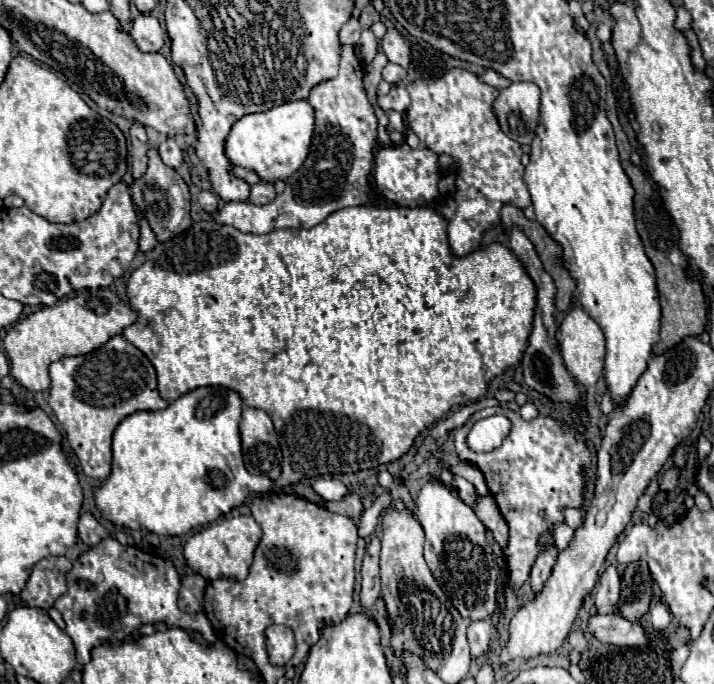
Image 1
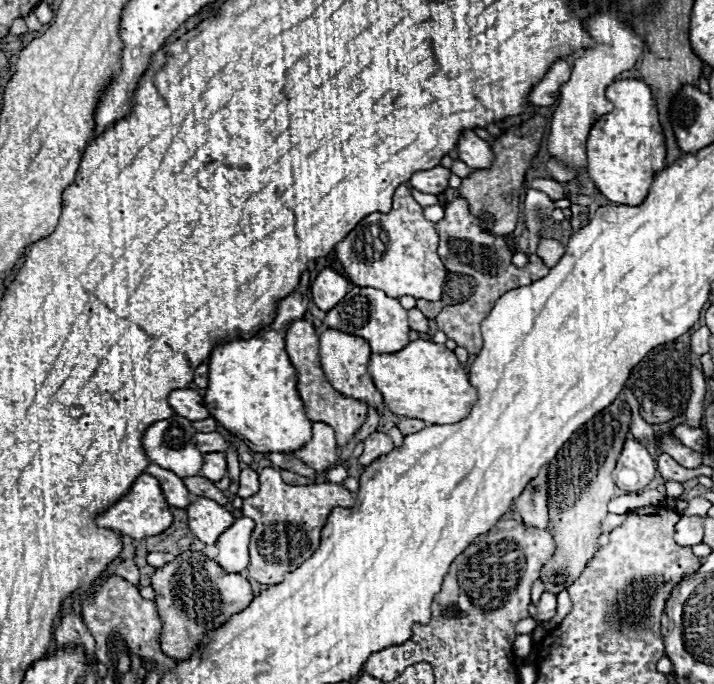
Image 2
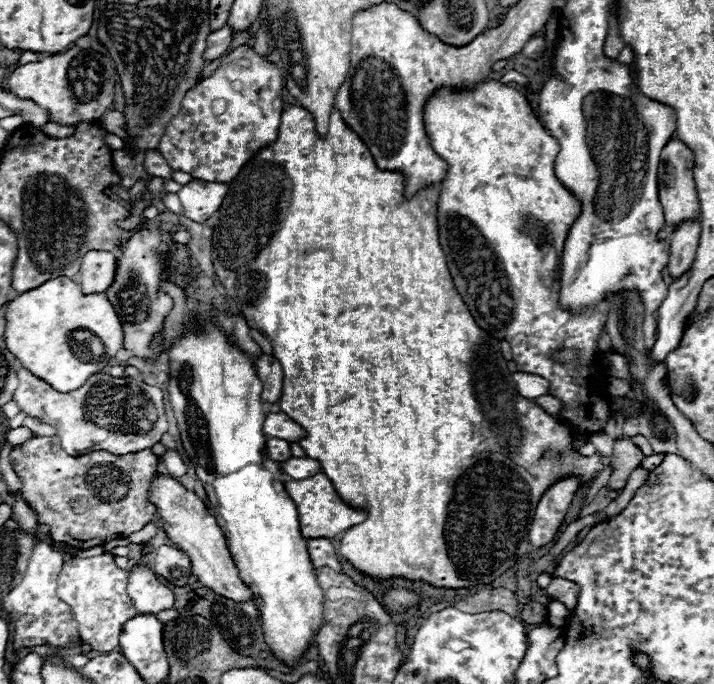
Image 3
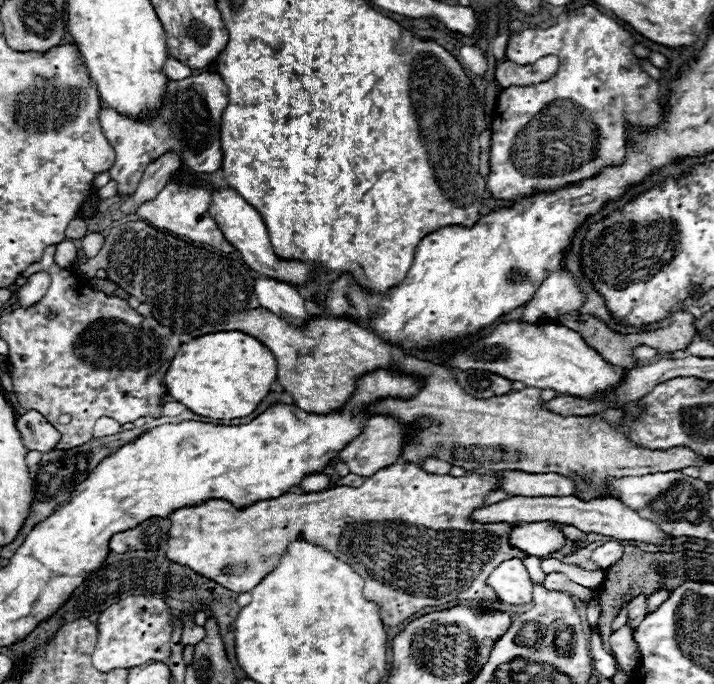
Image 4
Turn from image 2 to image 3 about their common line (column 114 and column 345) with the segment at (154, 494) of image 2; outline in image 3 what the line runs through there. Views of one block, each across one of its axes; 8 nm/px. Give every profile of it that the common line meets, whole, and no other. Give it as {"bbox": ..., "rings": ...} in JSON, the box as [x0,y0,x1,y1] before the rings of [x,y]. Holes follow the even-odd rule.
{"bbox":[286,472,368,540],"rings":[[[322,472],[312,478],[306,478],[306,480],[286,482],[286,492],[290,494],[290,498],[294,500],[294,504],[298,508],[300,530],[306,540],[310,540],[310,538],[330,538],[332,540],[336,534],[342,534],[344,530],[364,522],[368,516],[364,510],[356,510],[356,508],[348,506],[346,502],[342,502],[342,498],[338,496],[330,478]]]}

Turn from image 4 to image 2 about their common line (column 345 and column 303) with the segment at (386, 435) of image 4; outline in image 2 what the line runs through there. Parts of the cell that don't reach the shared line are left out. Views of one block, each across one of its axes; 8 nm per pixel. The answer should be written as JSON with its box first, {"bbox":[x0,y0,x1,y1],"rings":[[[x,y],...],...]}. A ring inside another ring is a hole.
{"bbox":[292,422,340,472],"rings":[[[314,422],[312,430],[314,430],[312,440],[304,448],[292,452],[292,456],[300,458],[308,468],[314,468],[318,472],[330,470],[340,460],[338,446],[334,440],[334,430],[322,422]]]}

